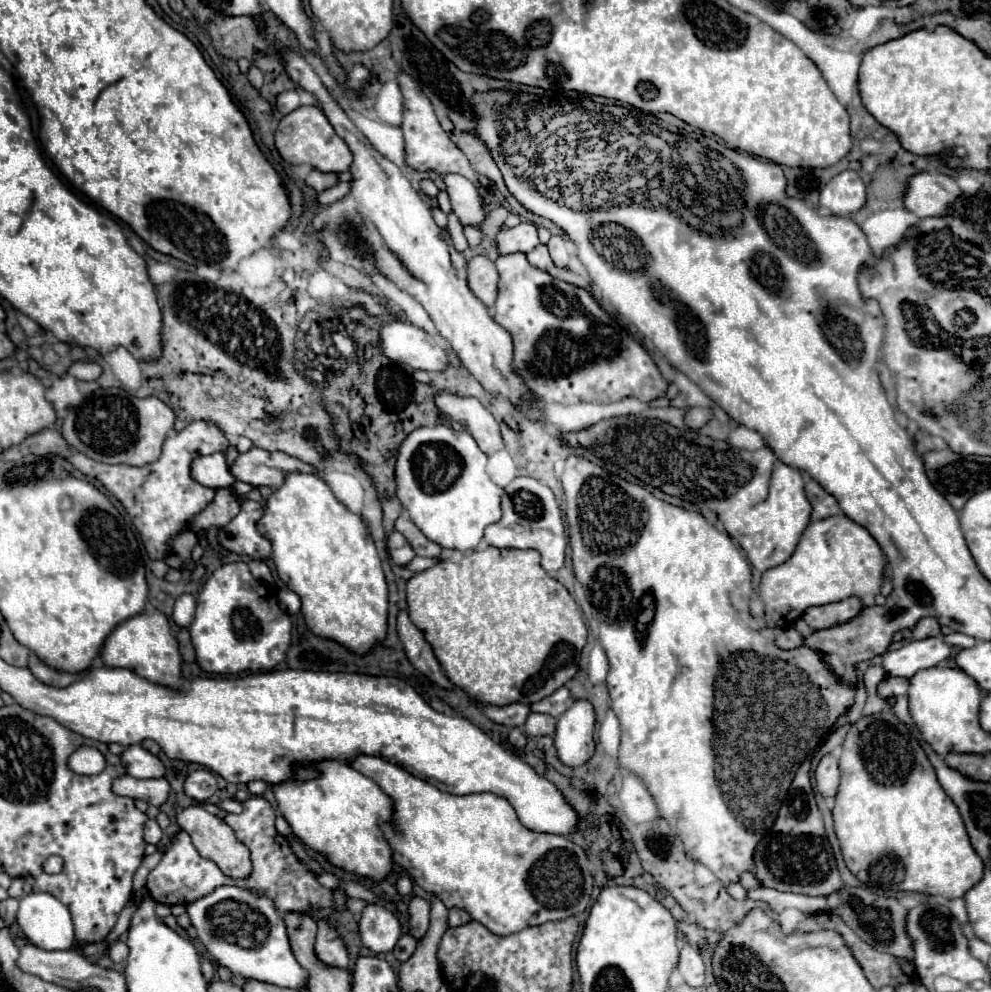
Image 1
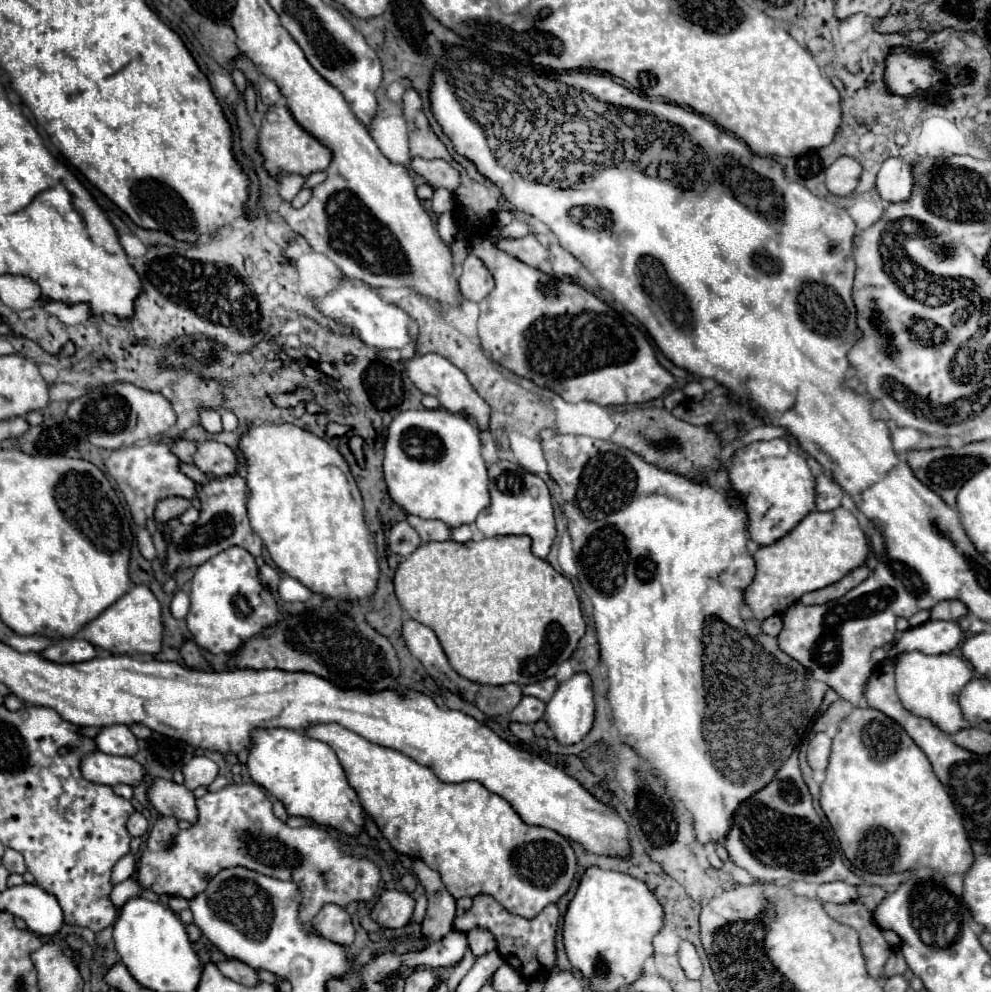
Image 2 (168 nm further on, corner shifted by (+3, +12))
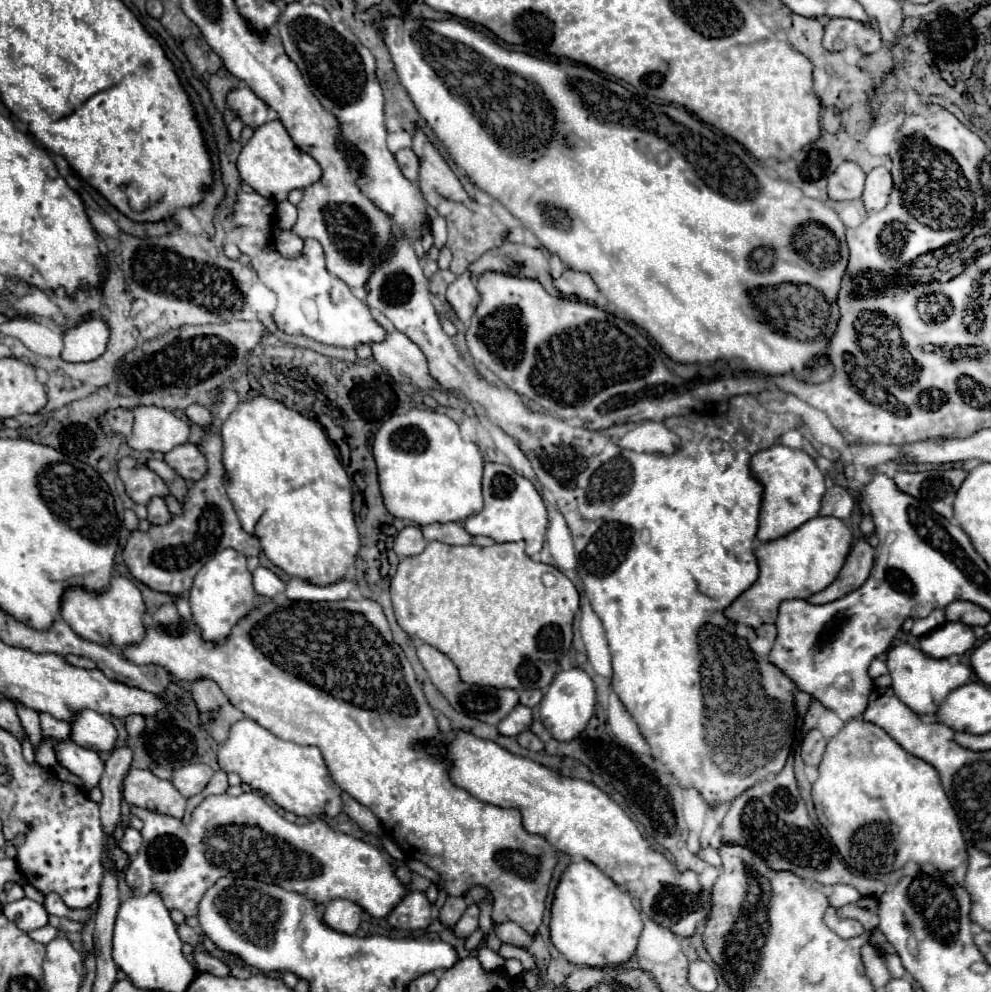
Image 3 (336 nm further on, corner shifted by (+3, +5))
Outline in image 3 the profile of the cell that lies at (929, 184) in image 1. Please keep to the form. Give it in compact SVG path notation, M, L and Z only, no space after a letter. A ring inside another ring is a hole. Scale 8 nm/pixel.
M875 168L867 174L865 180L865 190L863 190L863 206L867 212L873 210L883 210L887 200L889 200L889 192L893 188L891 182L891 172L887 168Z

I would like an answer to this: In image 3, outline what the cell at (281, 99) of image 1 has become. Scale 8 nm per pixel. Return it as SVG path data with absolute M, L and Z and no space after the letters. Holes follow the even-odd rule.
M247 86L233 88L227 94L225 104L245 126L251 126L251 128L259 128L265 122L267 110L269 110L269 106Z

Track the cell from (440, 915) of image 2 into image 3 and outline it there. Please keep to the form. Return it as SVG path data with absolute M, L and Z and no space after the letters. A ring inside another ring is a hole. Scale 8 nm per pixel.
M449 896L445 906L439 910L439 920L447 926L455 926L461 914L467 910L467 900L463 896Z

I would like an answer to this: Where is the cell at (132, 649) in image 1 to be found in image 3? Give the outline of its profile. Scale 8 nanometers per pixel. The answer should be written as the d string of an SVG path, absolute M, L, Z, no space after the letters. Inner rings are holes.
M113 576L101 592L91 592L83 586L71 586L61 596L61 618L85 640L103 646L127 646L143 640L145 604L137 586L123 576Z

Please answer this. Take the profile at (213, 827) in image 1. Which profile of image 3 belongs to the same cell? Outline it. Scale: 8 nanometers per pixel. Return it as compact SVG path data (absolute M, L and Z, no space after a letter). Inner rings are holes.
M129 768L123 778L123 798L127 804L163 812L175 818L183 818L187 800L175 790L169 780L161 780L149 770Z

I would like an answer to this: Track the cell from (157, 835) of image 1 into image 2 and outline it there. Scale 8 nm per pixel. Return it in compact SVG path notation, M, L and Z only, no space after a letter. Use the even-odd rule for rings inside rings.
M133 813L129 817L129 821L127 821L127 831L133 837L143 837L149 831L149 823L147 823L147 819L141 813Z

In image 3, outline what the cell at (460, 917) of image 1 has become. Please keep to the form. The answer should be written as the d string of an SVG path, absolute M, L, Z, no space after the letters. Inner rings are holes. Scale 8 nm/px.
M471 904L453 930L455 930L457 938L467 938L469 934L473 934L477 930L477 926L479 926L479 908L477 908L477 904Z

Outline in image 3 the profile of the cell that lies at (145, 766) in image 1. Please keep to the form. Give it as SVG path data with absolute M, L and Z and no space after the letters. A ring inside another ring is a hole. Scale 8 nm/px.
M81 710L71 720L71 740L83 748L95 752L107 752L115 748L117 730L99 712Z

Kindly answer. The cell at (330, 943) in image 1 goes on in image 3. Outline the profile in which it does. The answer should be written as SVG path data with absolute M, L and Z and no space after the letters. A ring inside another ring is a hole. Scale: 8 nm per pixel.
M335 898L325 906L323 920L333 930L339 930L345 934L355 934L361 924L361 914L363 914L363 908L355 900Z

